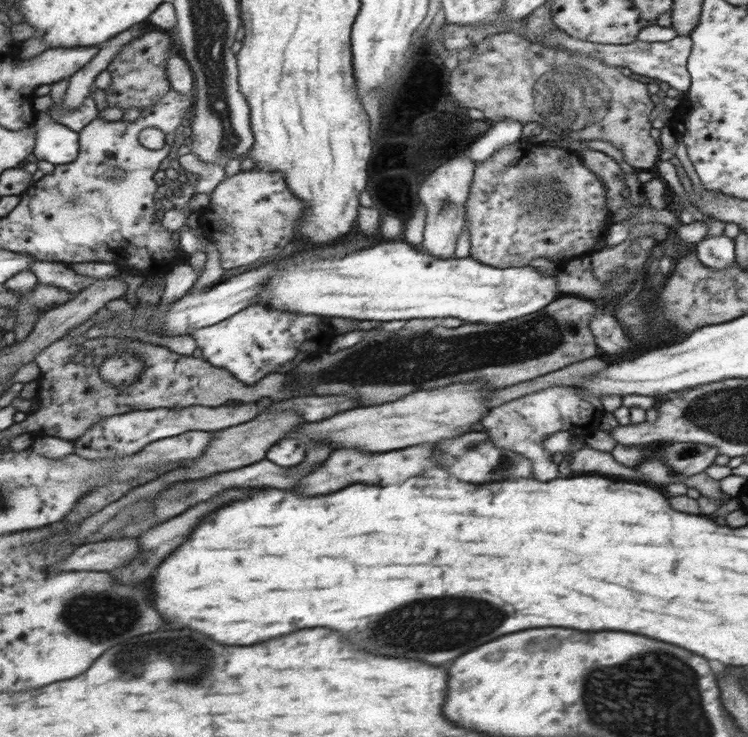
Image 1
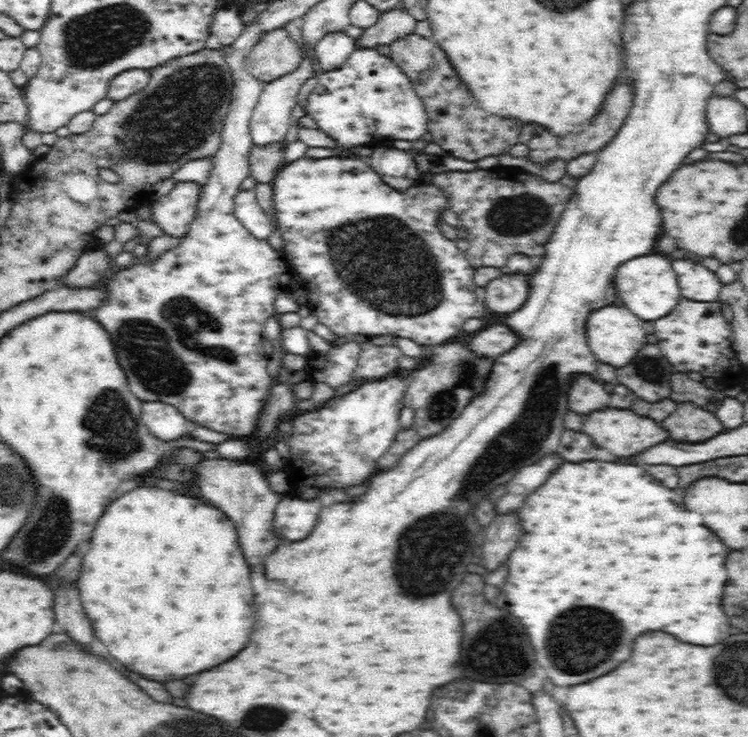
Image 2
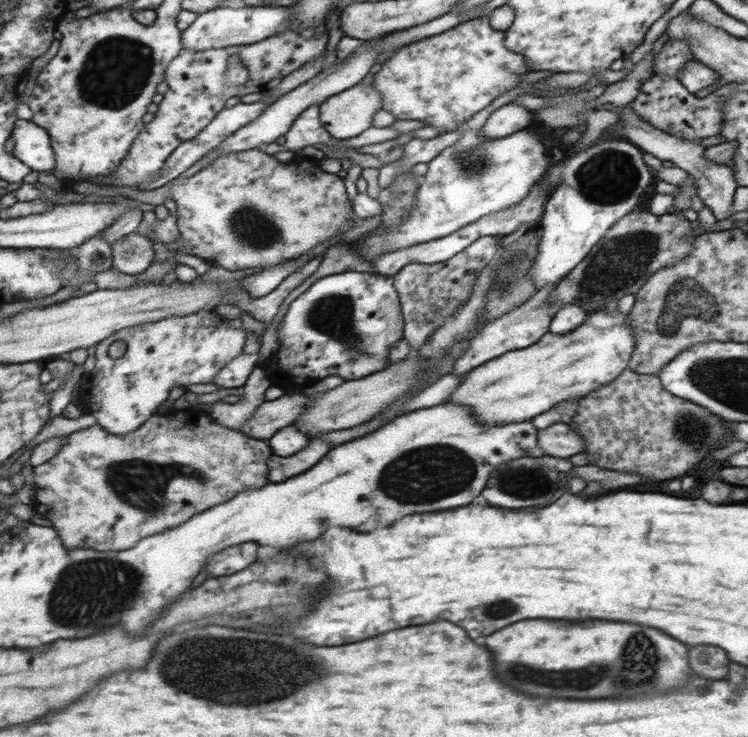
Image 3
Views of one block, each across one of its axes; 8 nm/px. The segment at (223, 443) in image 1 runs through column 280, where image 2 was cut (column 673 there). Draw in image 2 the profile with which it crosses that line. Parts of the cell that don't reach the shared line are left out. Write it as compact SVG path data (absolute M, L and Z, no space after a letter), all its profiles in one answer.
M690 402L678 404L678 408L662 422L662 426L674 440L680 442L704 442L724 430L722 421L714 413Z

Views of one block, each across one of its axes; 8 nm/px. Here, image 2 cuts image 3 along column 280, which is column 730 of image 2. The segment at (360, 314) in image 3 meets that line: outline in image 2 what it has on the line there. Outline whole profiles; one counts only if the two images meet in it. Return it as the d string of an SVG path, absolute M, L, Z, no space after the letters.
M682 298L678 302L678 308L670 316L656 320L654 326L658 346L662 348L662 354L666 359L670 360L669 363L676 368L674 372L694 371L708 376L708 370L712 374L716 370L720 374L732 360L732 327L722 314L720 302L688 302L686 298Z

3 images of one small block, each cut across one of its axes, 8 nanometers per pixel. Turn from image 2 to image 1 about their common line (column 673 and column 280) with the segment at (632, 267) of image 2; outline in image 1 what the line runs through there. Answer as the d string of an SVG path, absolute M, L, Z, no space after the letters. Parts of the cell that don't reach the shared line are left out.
M386 242L366 250L358 250L346 258L328 258L328 260L306 260L300 264L286 266L278 270L270 282L266 282L266 290L262 290L262 298L257 304L274 306L278 310L296 312L296 314L320 314L328 318L350 318L352 320L412 320L412 318L460 318L469 323L483 325L502 324L512 319L525 317L545 309L556 292L555 275L547 275L530 266L524 268L502 268L488 266L472 257L436 258L434 255L419 252L410 243Z

